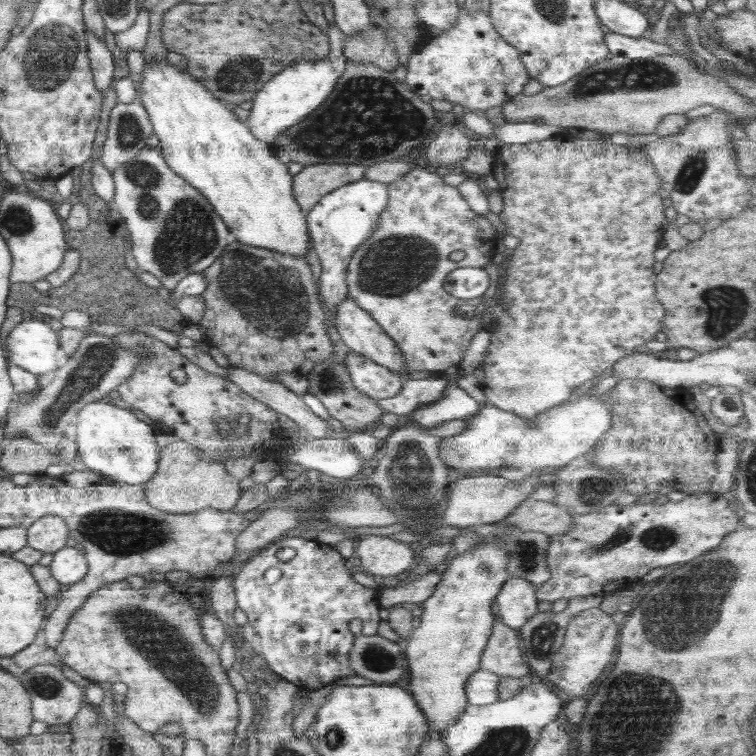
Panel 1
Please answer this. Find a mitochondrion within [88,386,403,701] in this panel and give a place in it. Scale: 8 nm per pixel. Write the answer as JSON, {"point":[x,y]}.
{"point":[375,658]}

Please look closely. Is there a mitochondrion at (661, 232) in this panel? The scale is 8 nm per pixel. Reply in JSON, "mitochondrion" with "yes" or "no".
{"mitochondrion":"no"}

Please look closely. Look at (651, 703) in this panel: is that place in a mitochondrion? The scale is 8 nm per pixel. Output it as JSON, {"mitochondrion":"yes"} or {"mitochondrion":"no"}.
{"mitochondrion":"yes"}

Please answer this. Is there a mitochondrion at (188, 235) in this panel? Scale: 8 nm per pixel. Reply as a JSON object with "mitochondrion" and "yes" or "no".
{"mitochondrion":"yes"}

